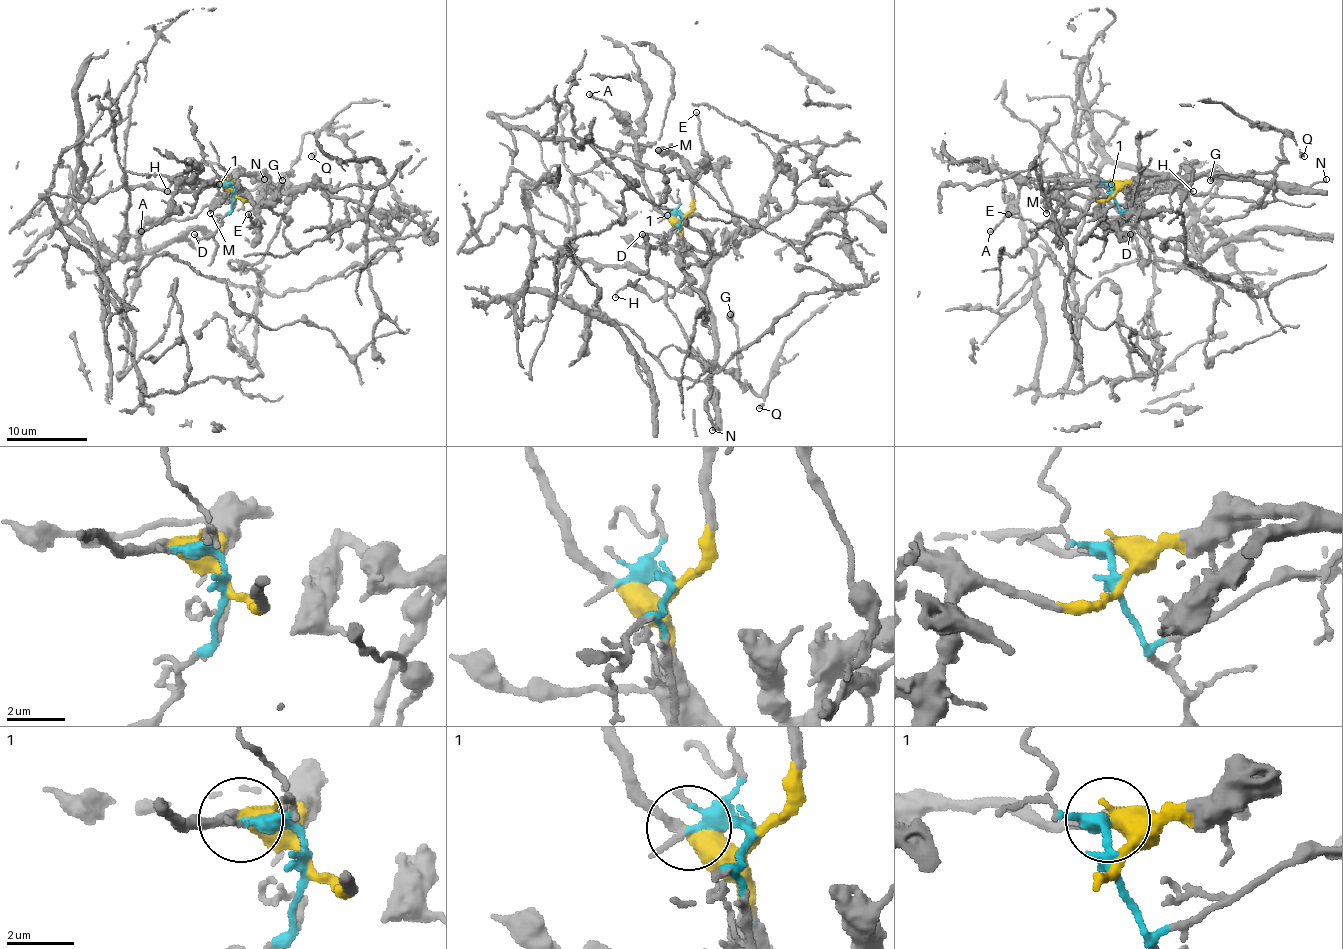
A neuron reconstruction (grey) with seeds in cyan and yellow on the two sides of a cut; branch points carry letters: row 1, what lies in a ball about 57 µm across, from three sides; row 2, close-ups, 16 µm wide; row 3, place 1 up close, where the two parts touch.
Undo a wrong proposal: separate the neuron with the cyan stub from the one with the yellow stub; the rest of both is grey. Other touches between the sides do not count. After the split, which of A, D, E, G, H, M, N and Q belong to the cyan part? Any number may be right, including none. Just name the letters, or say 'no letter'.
D, G, H, Q

